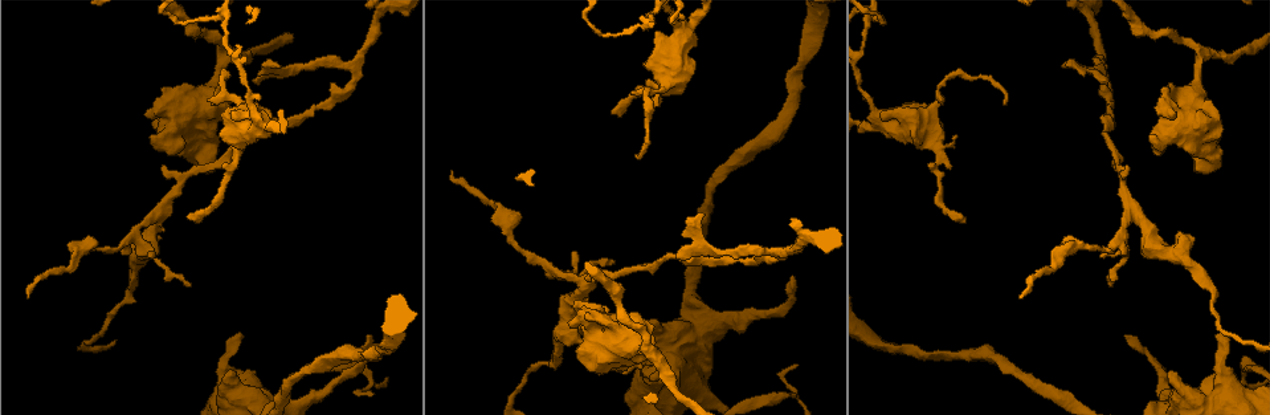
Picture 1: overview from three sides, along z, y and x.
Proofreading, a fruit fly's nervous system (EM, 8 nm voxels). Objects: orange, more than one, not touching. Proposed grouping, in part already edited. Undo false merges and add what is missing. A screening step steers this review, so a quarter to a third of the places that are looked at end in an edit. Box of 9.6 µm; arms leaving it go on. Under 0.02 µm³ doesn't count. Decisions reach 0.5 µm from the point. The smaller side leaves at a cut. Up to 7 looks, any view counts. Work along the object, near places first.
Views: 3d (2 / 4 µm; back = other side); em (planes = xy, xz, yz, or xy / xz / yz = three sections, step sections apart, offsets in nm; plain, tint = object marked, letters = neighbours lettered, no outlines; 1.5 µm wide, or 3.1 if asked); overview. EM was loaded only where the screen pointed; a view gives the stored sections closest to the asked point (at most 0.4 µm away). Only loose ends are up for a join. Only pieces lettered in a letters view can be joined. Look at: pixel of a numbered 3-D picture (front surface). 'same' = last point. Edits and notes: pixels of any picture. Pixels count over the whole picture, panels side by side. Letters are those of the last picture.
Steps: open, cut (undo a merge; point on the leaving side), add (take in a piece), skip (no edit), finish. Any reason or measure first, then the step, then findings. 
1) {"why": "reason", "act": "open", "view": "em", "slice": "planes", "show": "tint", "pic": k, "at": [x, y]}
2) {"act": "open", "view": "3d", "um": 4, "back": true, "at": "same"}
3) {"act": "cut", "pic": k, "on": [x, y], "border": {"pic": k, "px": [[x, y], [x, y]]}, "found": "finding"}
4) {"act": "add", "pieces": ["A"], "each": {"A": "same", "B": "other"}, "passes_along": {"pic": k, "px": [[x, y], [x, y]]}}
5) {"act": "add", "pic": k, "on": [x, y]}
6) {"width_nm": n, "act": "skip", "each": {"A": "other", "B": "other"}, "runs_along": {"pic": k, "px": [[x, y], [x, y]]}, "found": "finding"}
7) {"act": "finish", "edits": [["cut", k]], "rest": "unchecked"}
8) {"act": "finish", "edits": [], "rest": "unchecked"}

{"why": "an open end", "act": "open", "view": "3d", "um": 4, "pic": 1, "at": [145, 113]}

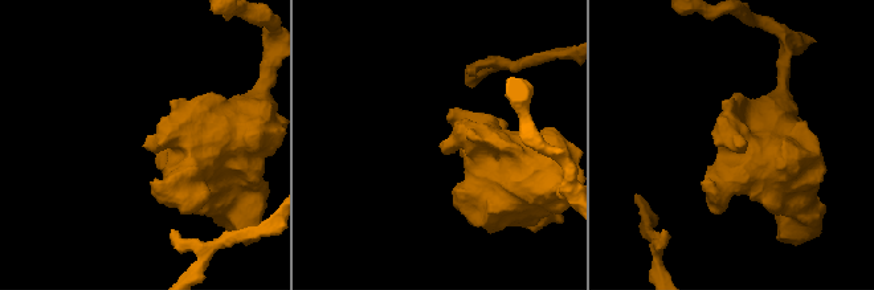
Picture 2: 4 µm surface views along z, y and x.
{"why": "need the tissue", "act": "open", "view": "em", "slice": "yz", "step": 8, "show": "letters", "pic": 2, "at": [146, 149]}

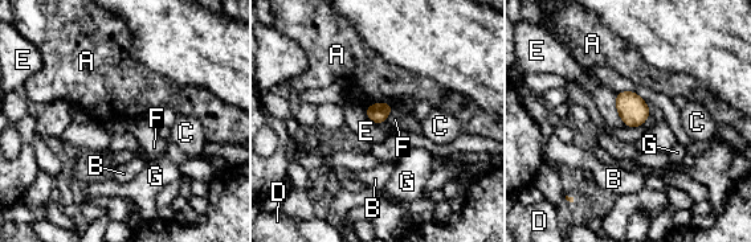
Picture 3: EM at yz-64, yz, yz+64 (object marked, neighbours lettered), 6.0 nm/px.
{"why": "cut it another way", "act": "open", "view": "em", "slice": "planes", "show": "letters", "at": "same"}

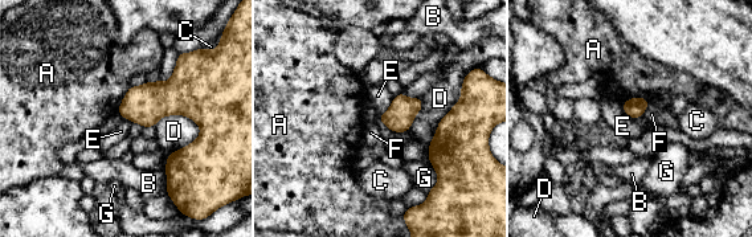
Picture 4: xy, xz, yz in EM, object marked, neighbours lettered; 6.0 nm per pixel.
{"act": "skip", "each": {"A": "other", "B": "other", "C": "other", "D": "other", "E": "other", "F": "other", "G": "other"}, "border": {"pic": 4, "px": [[393, 98], [391, 105], [377, 115]]}, "found": "none of them fits"}

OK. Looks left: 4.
{"why": "thin end", "act": "open", "view": "3d", "um": 4, "pic": 1, "at": [677, 254]}

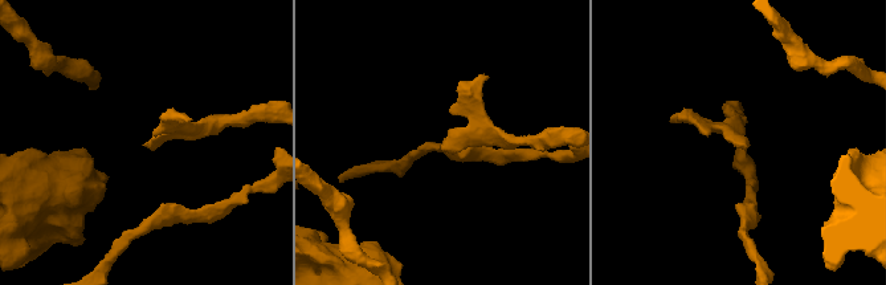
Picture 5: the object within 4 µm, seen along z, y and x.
{"why": "now the EM", "act": "open", "view": "em", "slice": "planes", "show": "letters", "pic": 5, "at": [744, 142]}

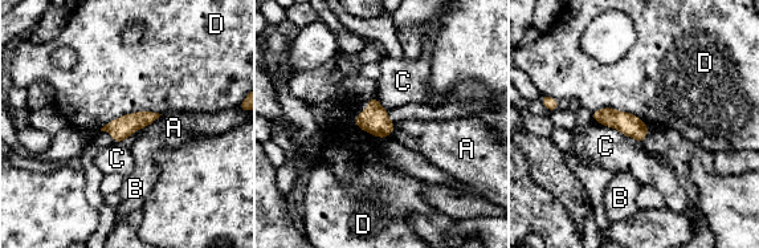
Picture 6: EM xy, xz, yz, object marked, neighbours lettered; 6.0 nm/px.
{"width_nm": 140, "act": "skip", "each": {"A": "other", "B": "other", "C": "other", "D": "other"}, "border": {"pic": 6, "px": [[160, 113], [130, 112], [100, 129]]}, "found": "no lettered piece goes on from it"}

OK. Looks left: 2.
{"why": "sharp bend", "act": "open", "view": "em", "slice": "planes", "show": "tint", "pic": 1, "at": [602, 36]}

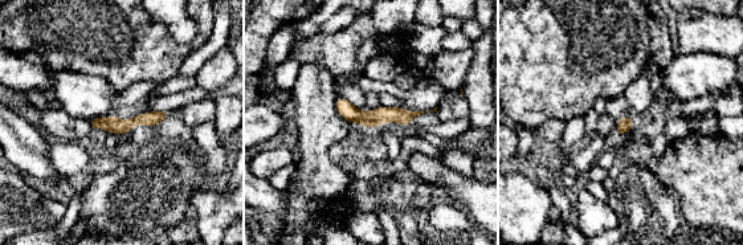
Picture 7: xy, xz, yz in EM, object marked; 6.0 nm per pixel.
{"act": "open", "view": "em", "slice": "planes", "show": "letters", "at": "same"}

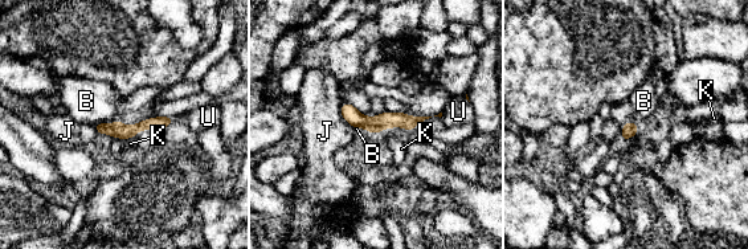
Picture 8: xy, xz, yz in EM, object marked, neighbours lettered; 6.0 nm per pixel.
{"width_nm": 90, "act": "skip", "each": {"B": "other", "J": "other", "K": "other", "U": "other"}, "border": {"pic": 8, "px": [[113, 121], [93, 125]]}, "found": "continuous, no second cell"}

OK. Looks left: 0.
{"act": "finish", "edits": [], "rest": "unchecked"}

